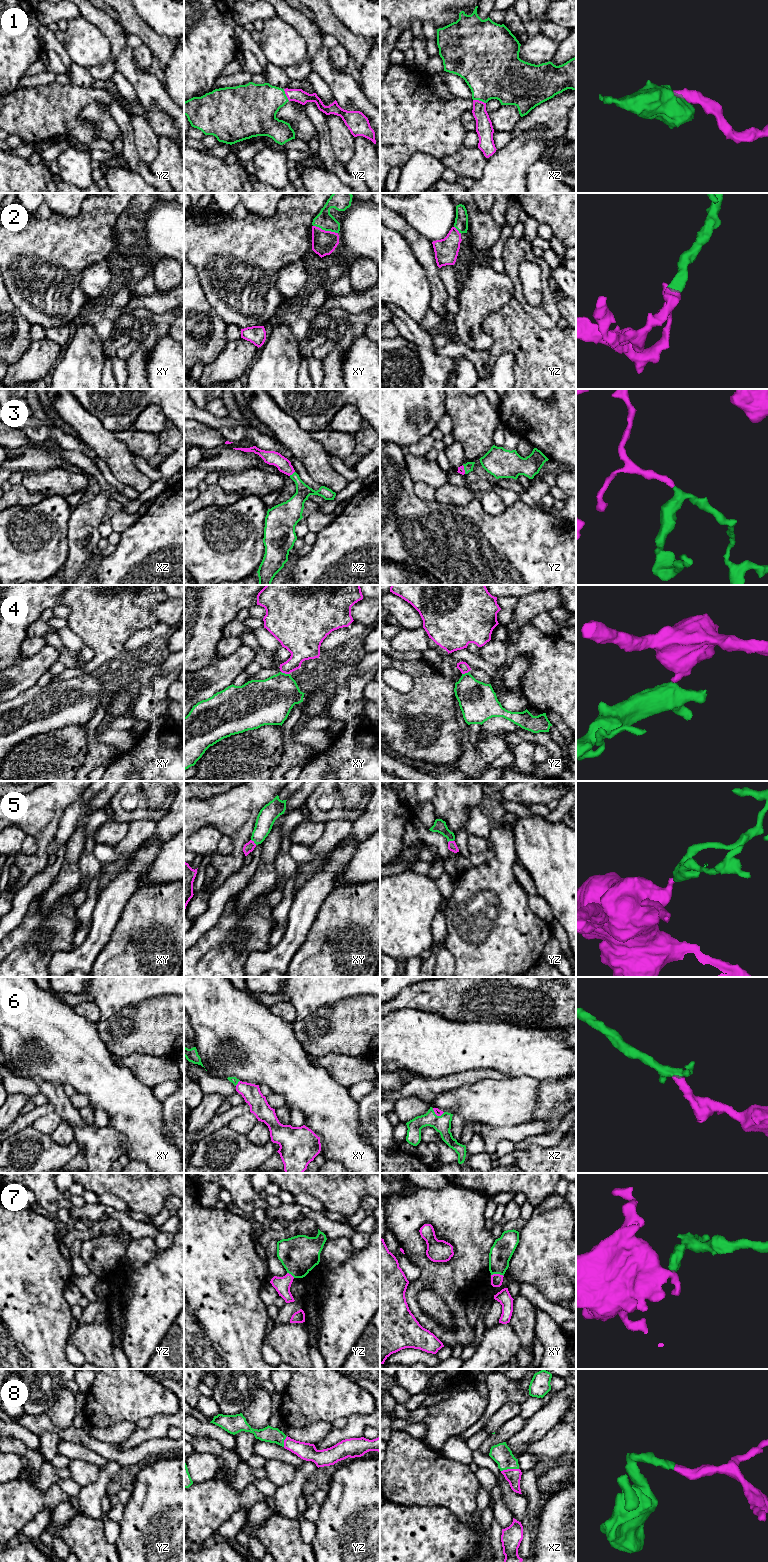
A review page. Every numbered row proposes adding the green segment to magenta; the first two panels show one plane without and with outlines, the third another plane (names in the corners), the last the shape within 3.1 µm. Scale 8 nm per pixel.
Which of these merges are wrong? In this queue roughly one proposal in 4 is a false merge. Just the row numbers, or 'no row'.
4, 7

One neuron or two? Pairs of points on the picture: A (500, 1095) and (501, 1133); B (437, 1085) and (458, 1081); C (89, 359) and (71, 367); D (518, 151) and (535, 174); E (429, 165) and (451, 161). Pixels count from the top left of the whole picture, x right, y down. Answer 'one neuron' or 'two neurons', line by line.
A: two neurons
B: one neuron
C: one neuron
D: two neurons
E: two neurons

